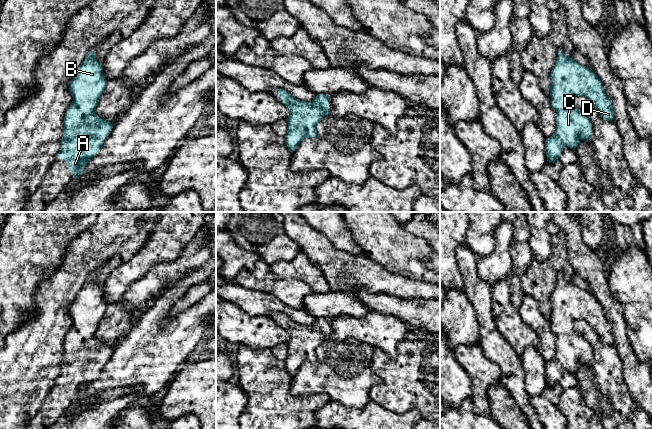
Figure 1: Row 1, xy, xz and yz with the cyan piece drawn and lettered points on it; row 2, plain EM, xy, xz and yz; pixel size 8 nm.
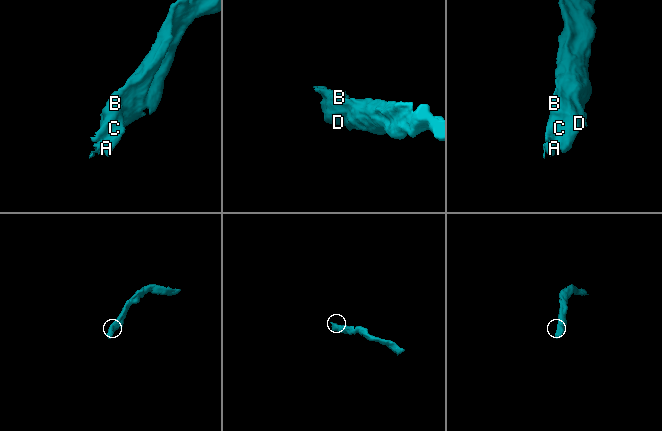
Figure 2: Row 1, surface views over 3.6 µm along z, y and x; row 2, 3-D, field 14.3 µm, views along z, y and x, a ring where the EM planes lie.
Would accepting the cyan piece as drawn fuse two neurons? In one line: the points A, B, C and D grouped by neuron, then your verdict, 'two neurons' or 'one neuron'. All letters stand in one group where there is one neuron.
groups A B C D; one neuron

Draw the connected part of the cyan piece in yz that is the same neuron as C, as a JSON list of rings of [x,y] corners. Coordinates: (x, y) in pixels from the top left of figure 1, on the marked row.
[[[561,50],[550,78],[551,106],[556,112],[557,126],[555,133],[545,141],[545,150],[547,161],[555,163],[564,146],[575,150],[580,139],[588,142],[592,134],[590,119],[574,103],[576,96],[585,96],[606,121],[613,121],[614,112],[593,70],[567,57]]]

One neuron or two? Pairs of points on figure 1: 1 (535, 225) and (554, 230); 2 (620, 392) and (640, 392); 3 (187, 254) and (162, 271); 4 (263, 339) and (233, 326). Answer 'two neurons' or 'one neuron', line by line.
1: two neurons
2: two neurons
3: one neuron
4: one neuron

